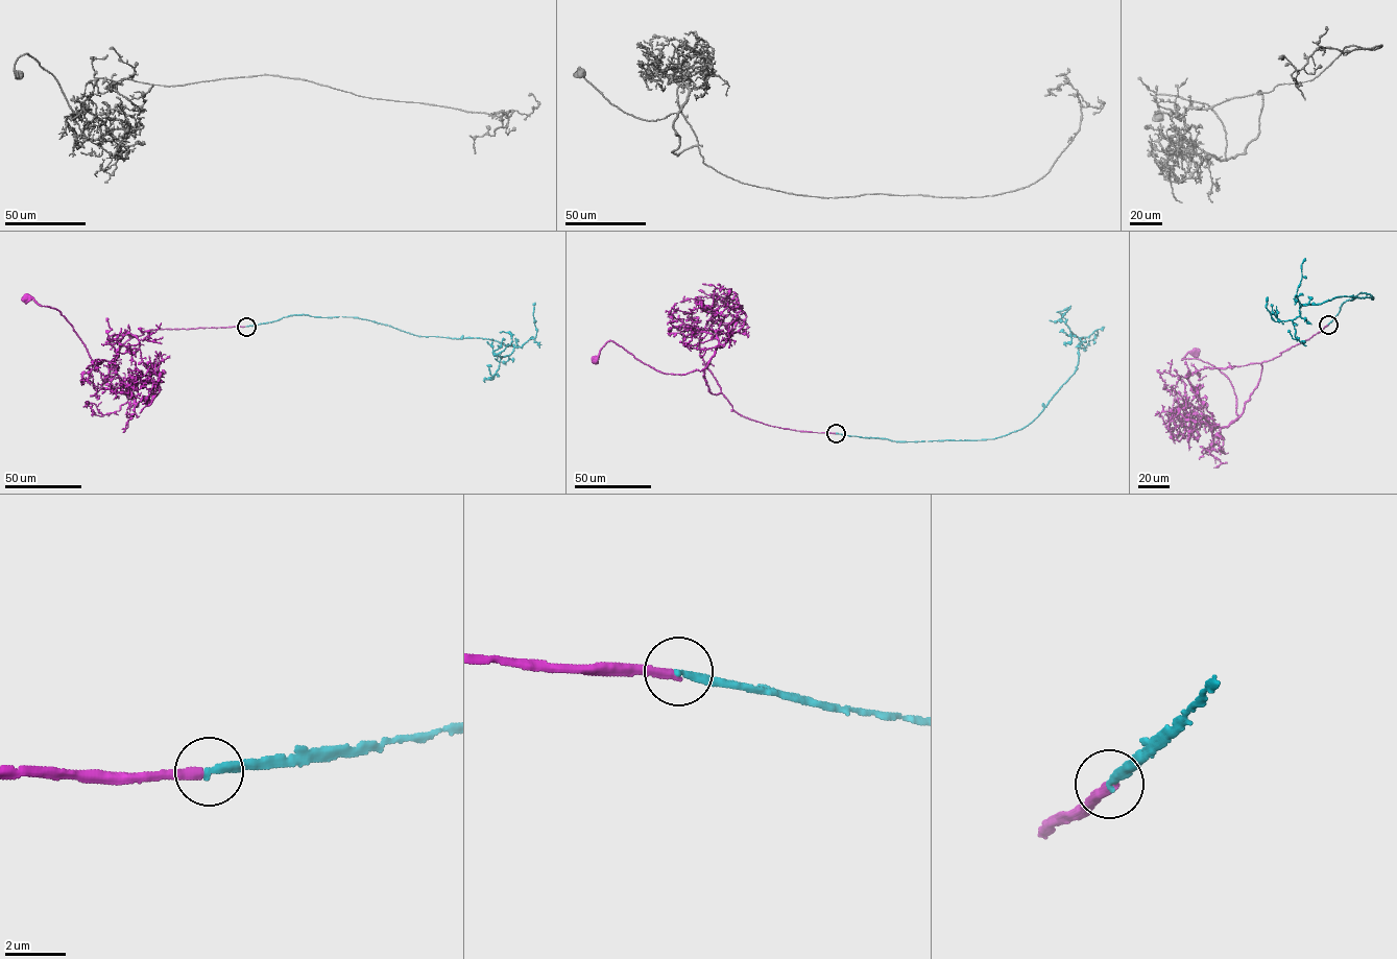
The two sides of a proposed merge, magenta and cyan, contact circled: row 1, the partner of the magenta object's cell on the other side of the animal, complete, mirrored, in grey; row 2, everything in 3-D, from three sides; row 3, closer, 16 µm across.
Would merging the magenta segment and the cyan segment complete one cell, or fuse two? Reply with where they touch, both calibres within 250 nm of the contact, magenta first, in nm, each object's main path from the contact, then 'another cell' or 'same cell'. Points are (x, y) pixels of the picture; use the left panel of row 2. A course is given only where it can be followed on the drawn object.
(246, 327) | 300/240 nm | magenta via (246, 326), (143, 331), (143, 334), (133, 336), (120, 348), (106, 384), (86, 346), (59, 311), (25, 298) | cyan via (246, 326), (294, 315), (358, 317), (418, 336), (512, 345), (505, 356), (497, 354), (512, 341), (501, 333) | same cell

